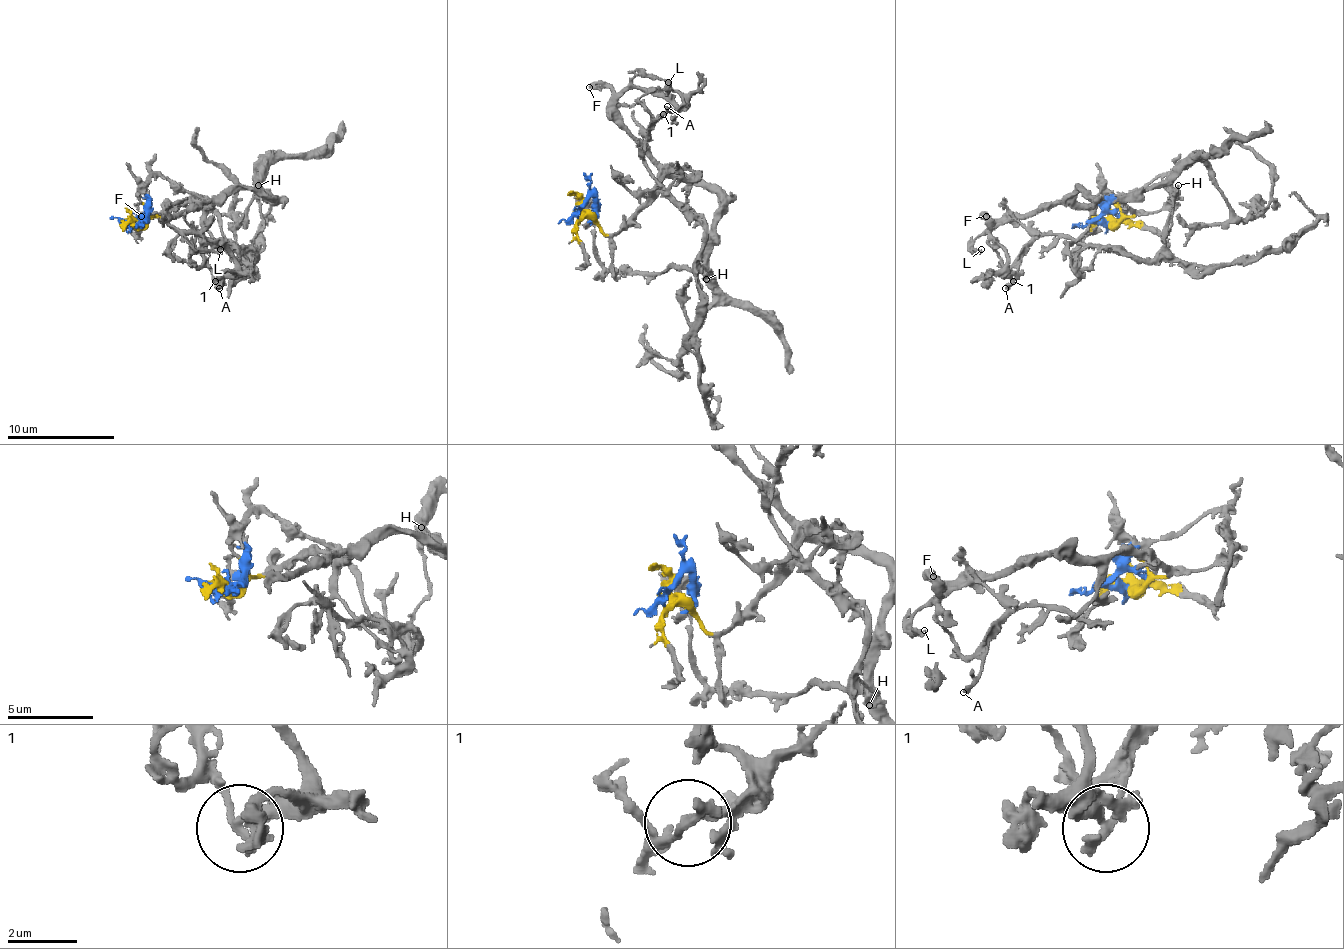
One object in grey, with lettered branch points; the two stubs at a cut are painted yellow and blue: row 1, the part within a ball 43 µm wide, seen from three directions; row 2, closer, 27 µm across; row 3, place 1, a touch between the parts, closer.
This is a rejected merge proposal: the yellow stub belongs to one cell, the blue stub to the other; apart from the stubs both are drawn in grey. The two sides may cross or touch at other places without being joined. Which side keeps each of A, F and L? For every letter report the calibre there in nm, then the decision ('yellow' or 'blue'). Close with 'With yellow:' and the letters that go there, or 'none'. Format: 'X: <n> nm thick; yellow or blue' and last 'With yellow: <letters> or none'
A: 300 nm thick; blue
F: 300 nm thick; yellow
L: 140 nm thick; yellow
With yellow: F, L

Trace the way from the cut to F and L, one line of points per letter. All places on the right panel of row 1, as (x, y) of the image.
F: (1104, 222), (1120, 222), (1133, 214), (1112, 203), (1061, 200), (1021, 214), (991, 219), (986, 217)
L: (1104, 222), (1133, 214), (1112, 203), (1042, 203), (1026, 217), (996, 222), (972, 243), (980, 249)

